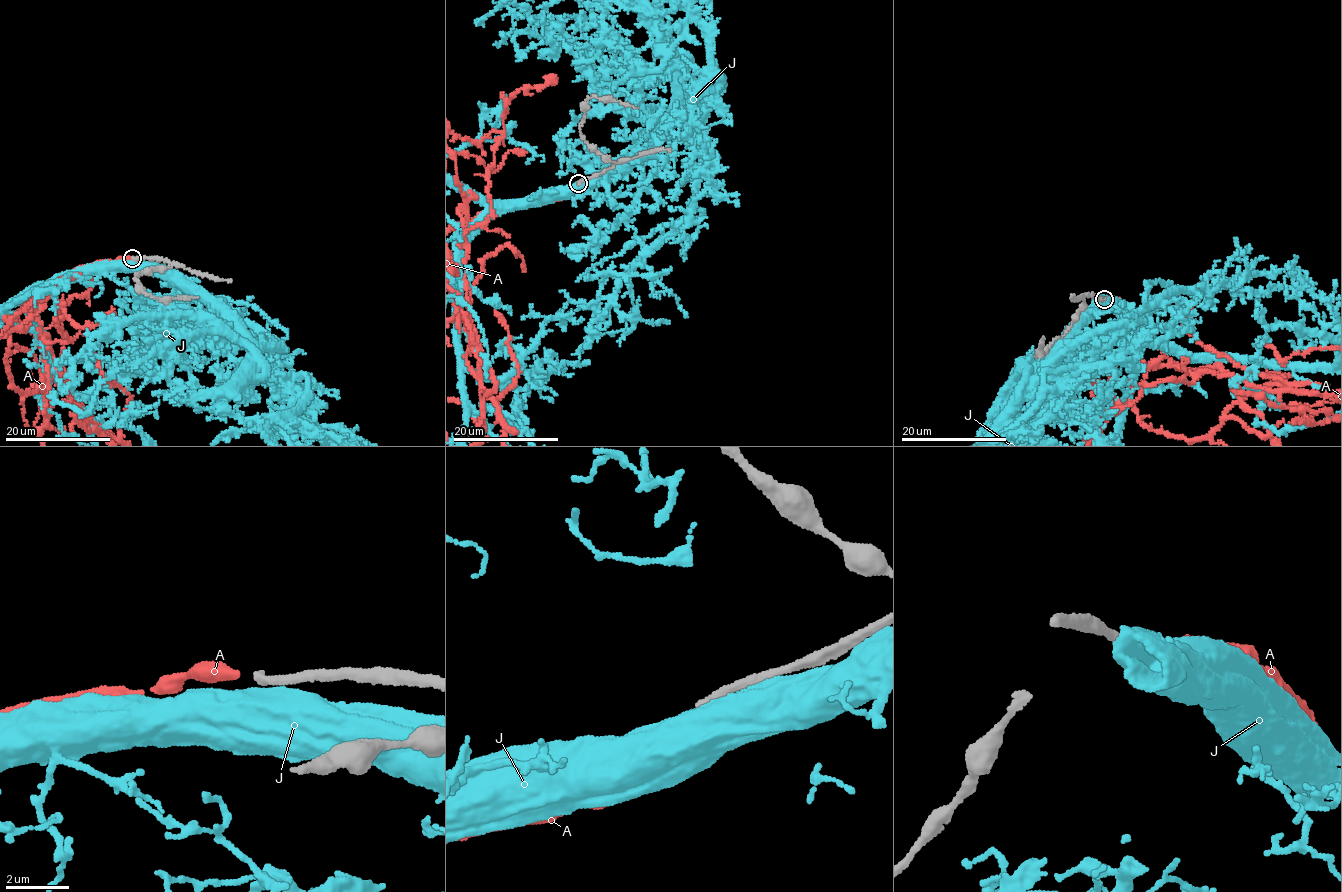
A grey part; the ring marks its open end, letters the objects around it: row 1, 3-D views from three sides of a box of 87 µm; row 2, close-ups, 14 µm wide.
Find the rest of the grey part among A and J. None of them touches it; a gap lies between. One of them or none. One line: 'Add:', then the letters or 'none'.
Add: A

